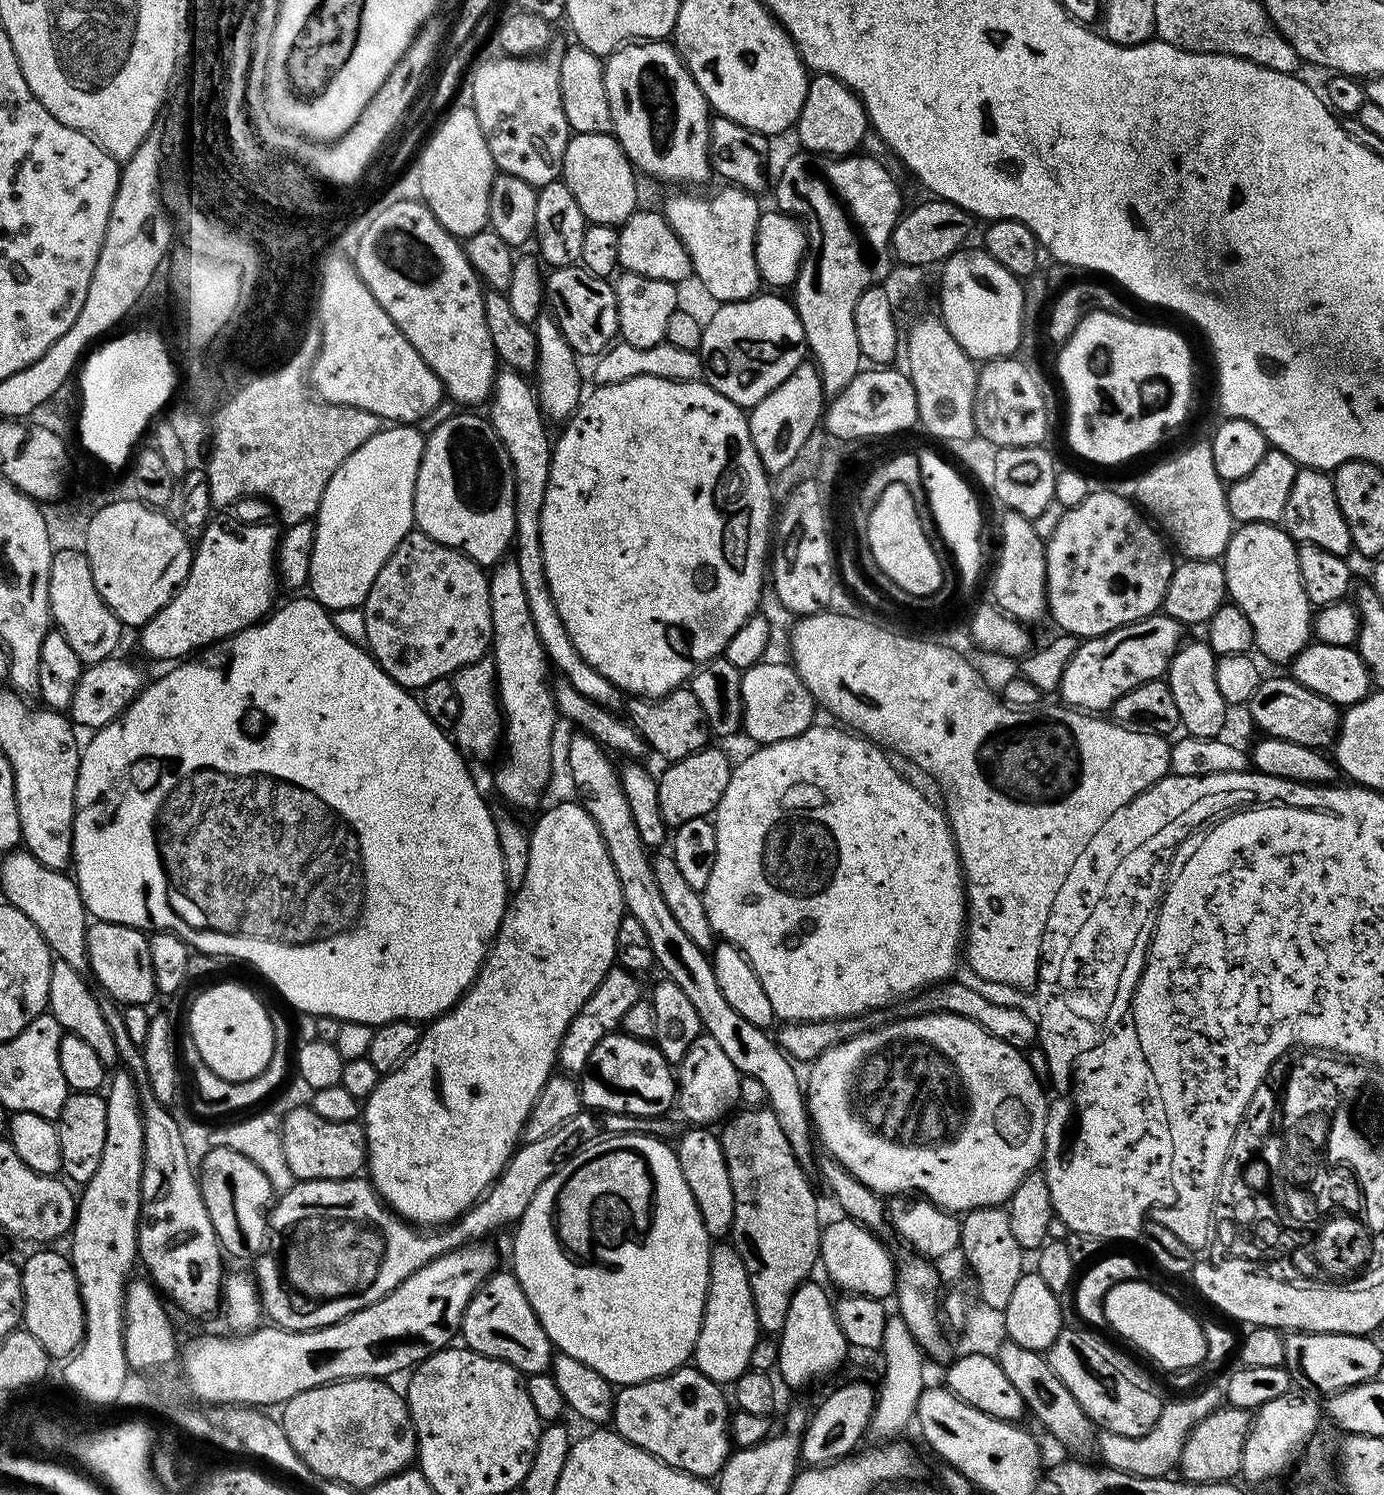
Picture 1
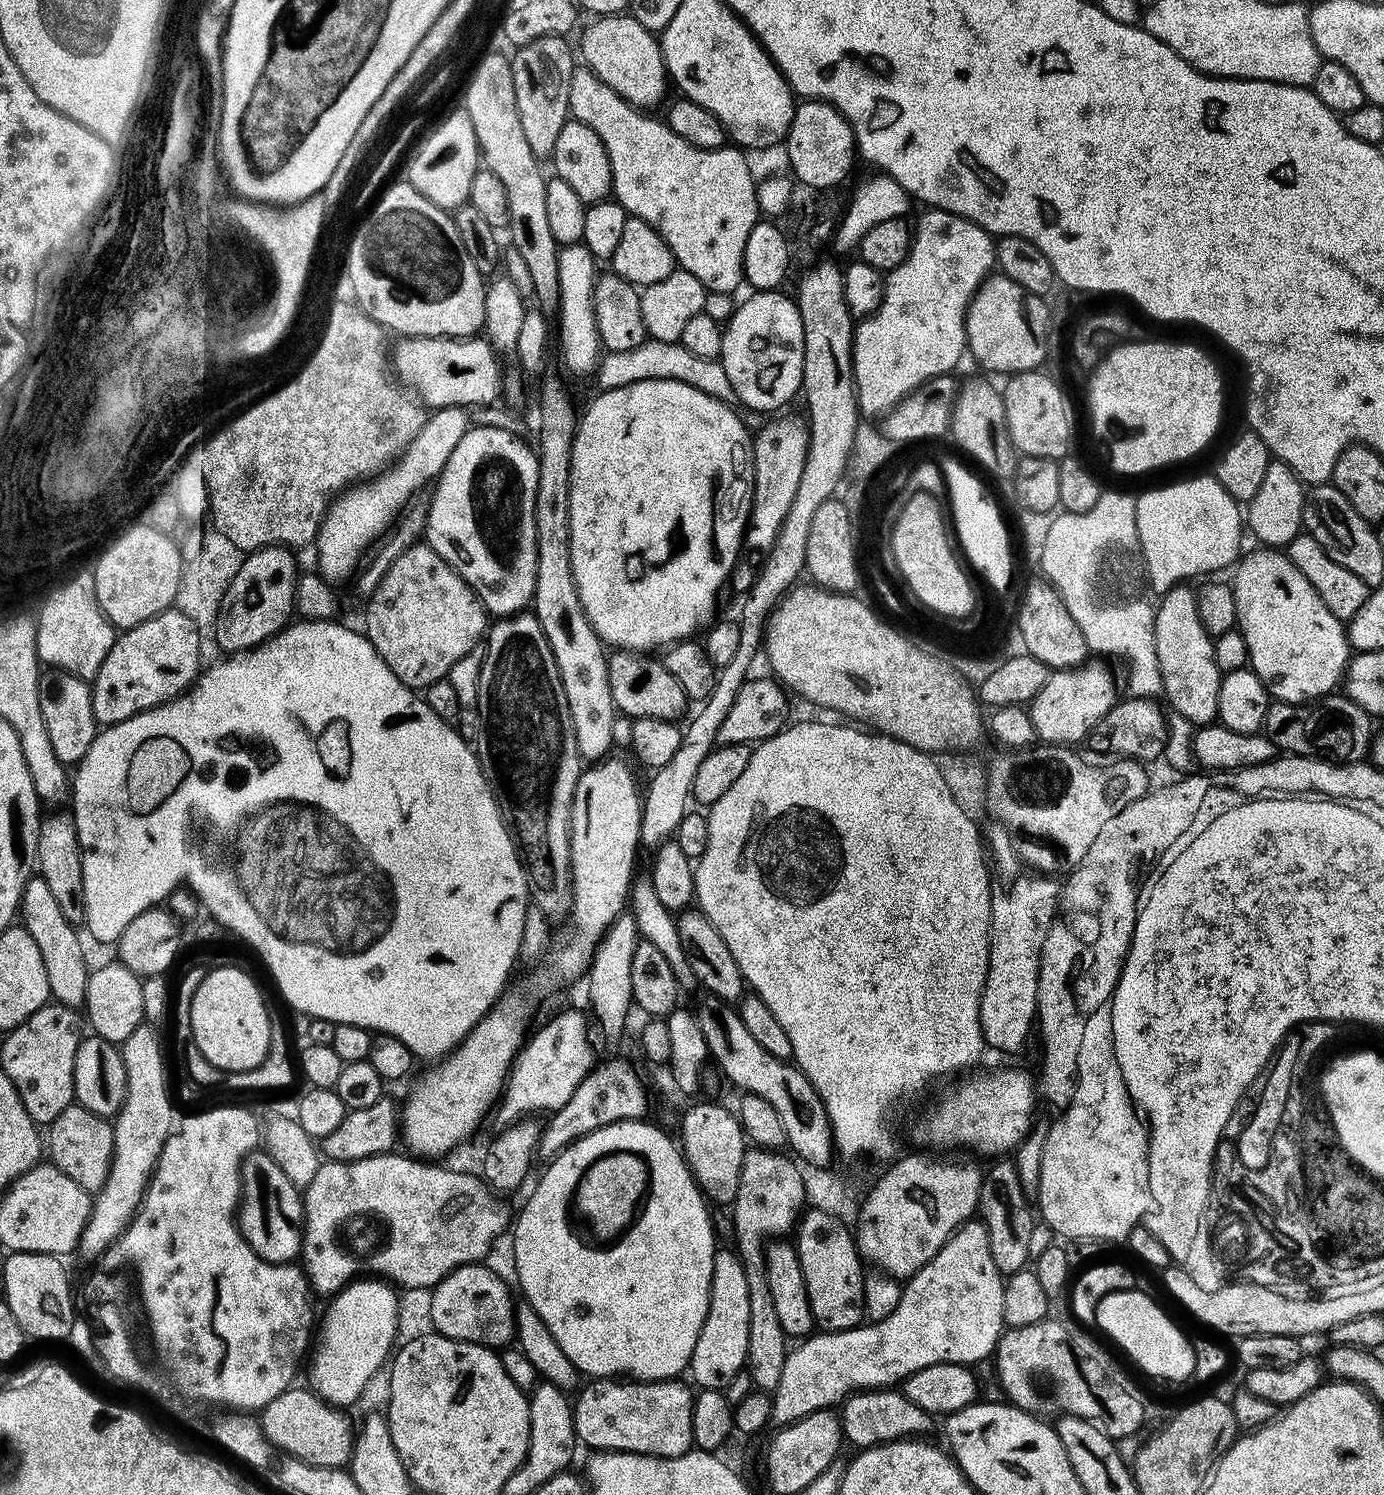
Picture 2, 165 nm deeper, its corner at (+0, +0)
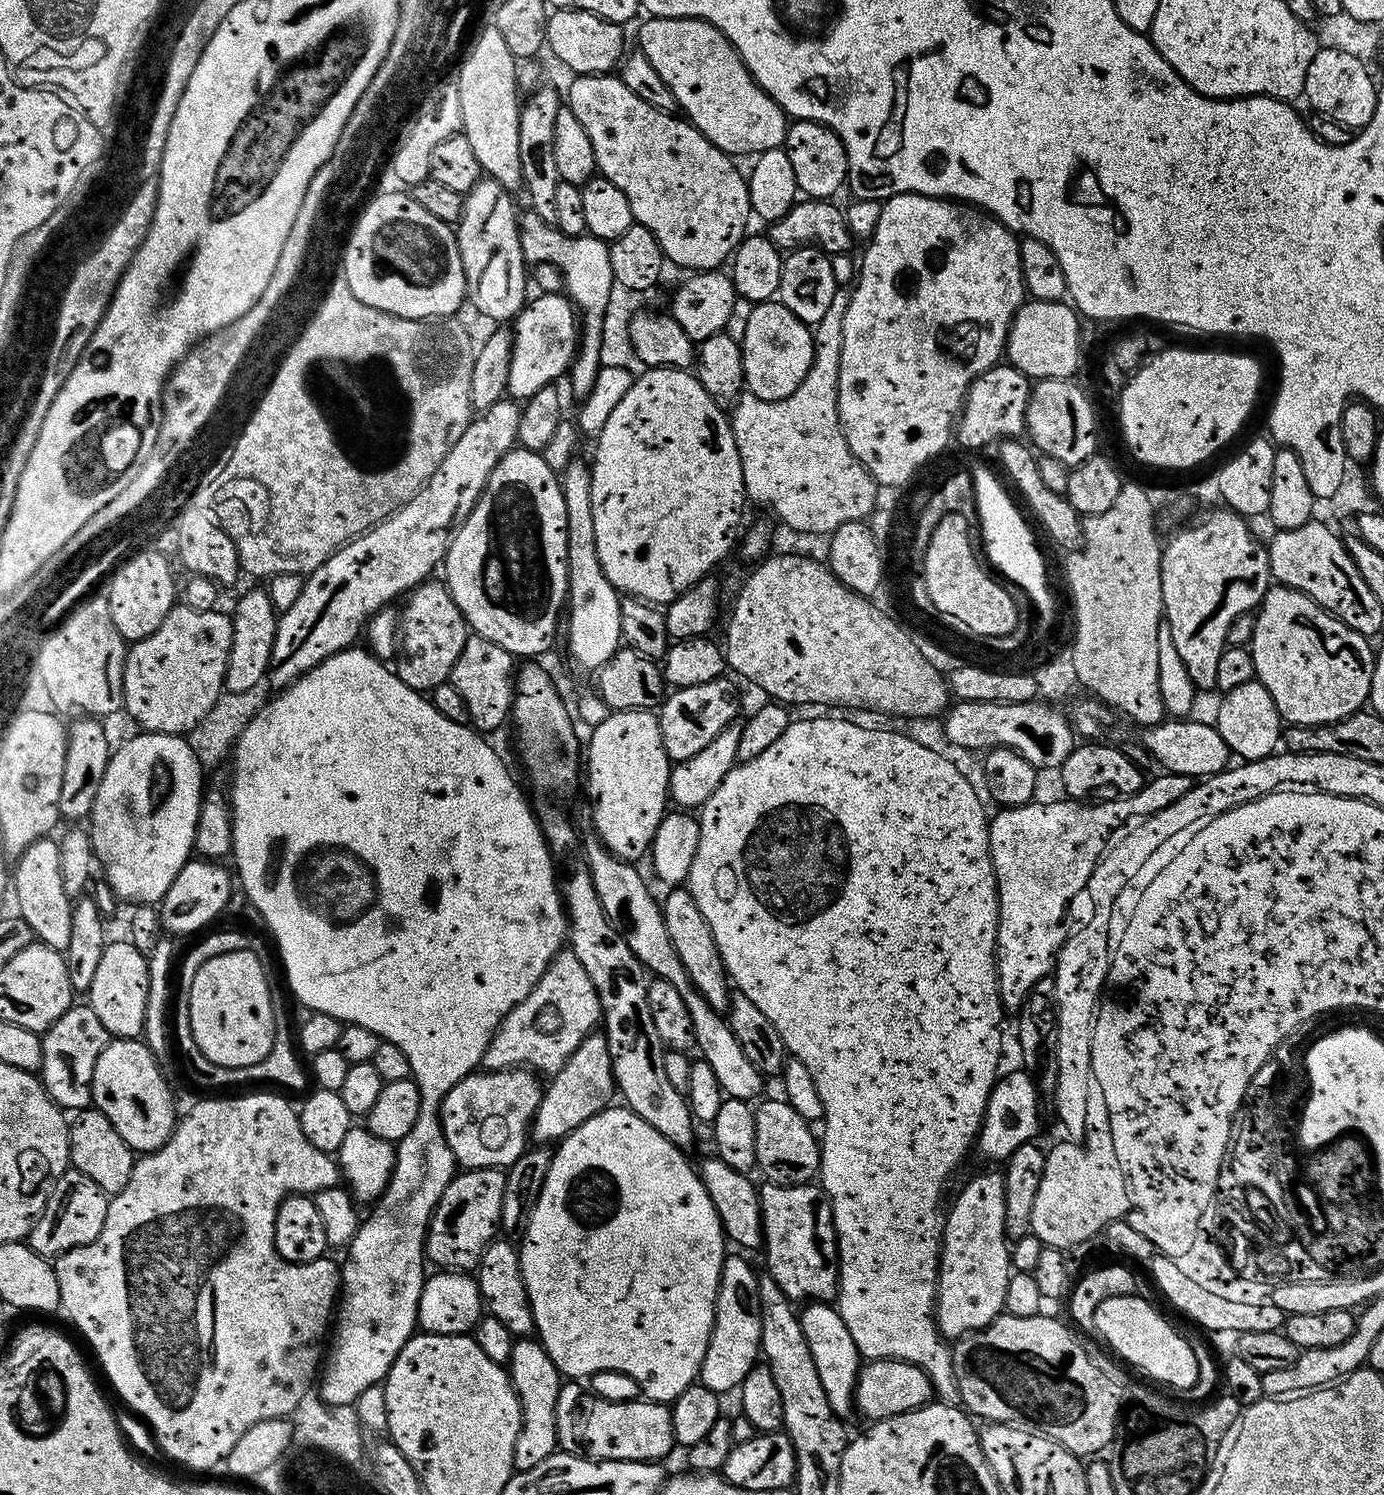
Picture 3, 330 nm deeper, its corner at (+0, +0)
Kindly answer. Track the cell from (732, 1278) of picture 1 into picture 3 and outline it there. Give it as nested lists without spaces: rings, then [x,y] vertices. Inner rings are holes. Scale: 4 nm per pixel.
[[[725,1255],[720,1271],[720,1289],[716,1295],[714,1326],[706,1354],[702,1358],[699,1383],[718,1394],[739,1389],[740,1383],[761,1359],[760,1303],[758,1302],[758,1272],[740,1256]]]

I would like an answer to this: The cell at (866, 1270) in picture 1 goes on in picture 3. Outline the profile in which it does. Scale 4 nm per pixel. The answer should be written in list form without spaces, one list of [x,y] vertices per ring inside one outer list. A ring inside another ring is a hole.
[[[1023,1070],[1005,1071],[992,1087],[988,1105],[984,1111],[984,1124],[978,1137],[978,1152],[988,1160],[1003,1162],[1018,1146],[1033,1143],[1040,1132],[1040,1103],[1042,1097],[1036,1088],[1036,1081]]]

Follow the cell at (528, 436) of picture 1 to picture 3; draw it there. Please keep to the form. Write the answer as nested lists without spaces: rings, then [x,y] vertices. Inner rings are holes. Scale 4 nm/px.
[[[480,179],[464,196],[464,209],[454,228],[464,273],[469,282],[474,282],[471,303],[473,300],[488,320],[511,321],[526,304],[526,261],[520,245],[518,208],[512,205],[512,196],[496,180]]]

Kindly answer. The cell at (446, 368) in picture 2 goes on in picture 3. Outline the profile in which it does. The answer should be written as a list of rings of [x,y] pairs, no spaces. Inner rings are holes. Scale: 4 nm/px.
[[[546,292],[537,297],[537,300],[529,299],[526,306],[516,313],[514,323],[510,328],[512,357],[510,358],[506,392],[516,402],[528,400],[534,394],[538,394],[538,390],[555,385],[556,379],[563,372],[565,375],[571,369],[572,361],[578,351],[578,312],[572,301],[568,299],[567,295],[560,292]]]

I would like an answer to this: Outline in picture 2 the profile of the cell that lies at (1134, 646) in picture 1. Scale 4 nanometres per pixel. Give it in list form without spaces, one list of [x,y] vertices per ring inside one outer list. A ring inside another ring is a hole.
[[[1085,662],[1076,668],[1061,668],[1049,675],[1046,686],[1038,690],[1032,699],[1030,711],[1037,737],[1045,744],[1079,745],[1079,740],[1088,736],[1092,727],[1099,725],[1105,714],[1117,703],[1116,684],[1107,663]]]

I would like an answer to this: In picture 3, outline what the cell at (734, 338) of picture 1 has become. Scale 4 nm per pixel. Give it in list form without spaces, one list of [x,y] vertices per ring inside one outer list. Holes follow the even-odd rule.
[[[775,299],[757,303],[740,339],[747,391],[763,400],[781,400],[794,394],[812,365],[812,355],[816,349],[812,343],[812,333],[809,325],[803,324],[787,306]]]

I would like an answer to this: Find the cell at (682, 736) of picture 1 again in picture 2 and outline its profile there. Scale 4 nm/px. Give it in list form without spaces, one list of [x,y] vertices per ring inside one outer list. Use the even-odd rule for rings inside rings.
[[[616,650],[608,657],[610,674],[610,694],[614,698],[617,713],[628,715],[628,718],[658,718],[659,720],[679,721],[684,707],[690,704],[688,695],[678,686],[678,678],[666,670],[659,659],[648,660],[647,655],[627,650]]]

